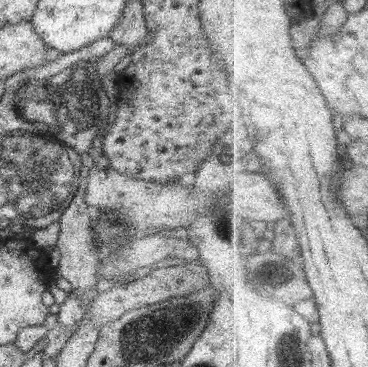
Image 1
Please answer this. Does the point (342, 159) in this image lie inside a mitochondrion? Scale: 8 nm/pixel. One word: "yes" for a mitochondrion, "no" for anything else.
no

